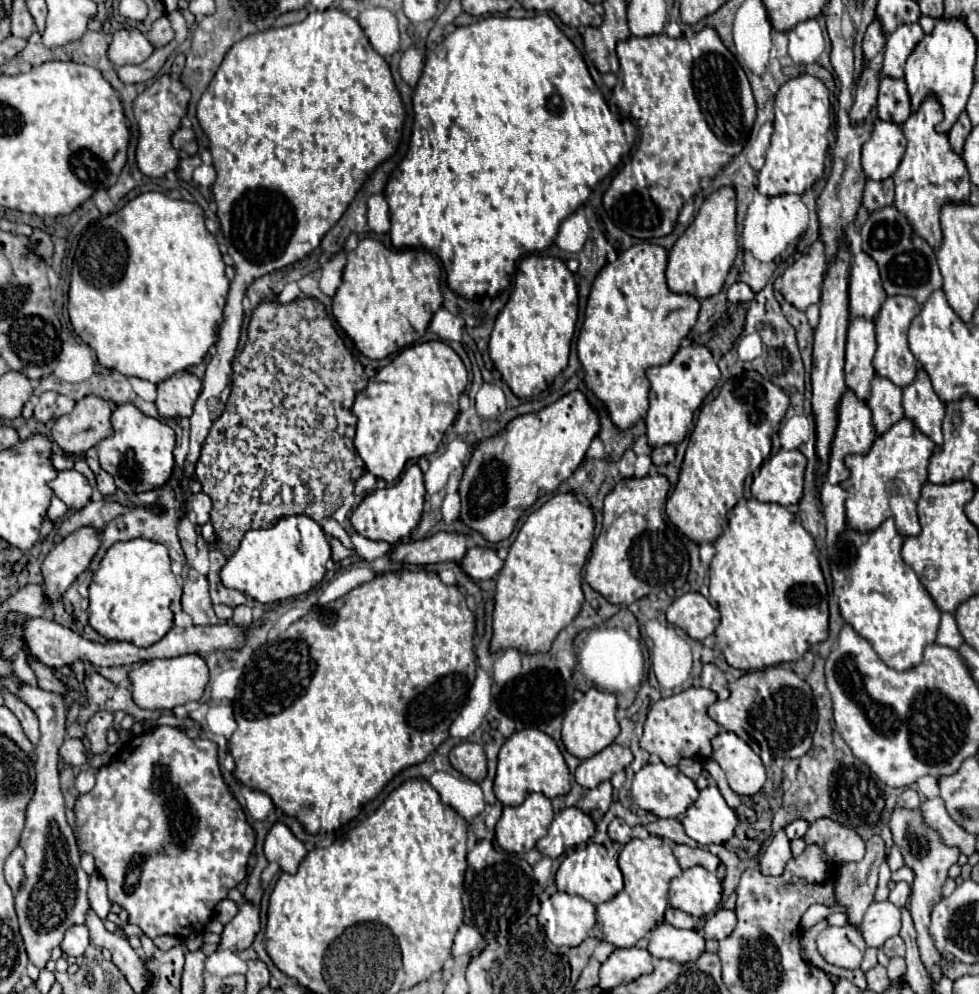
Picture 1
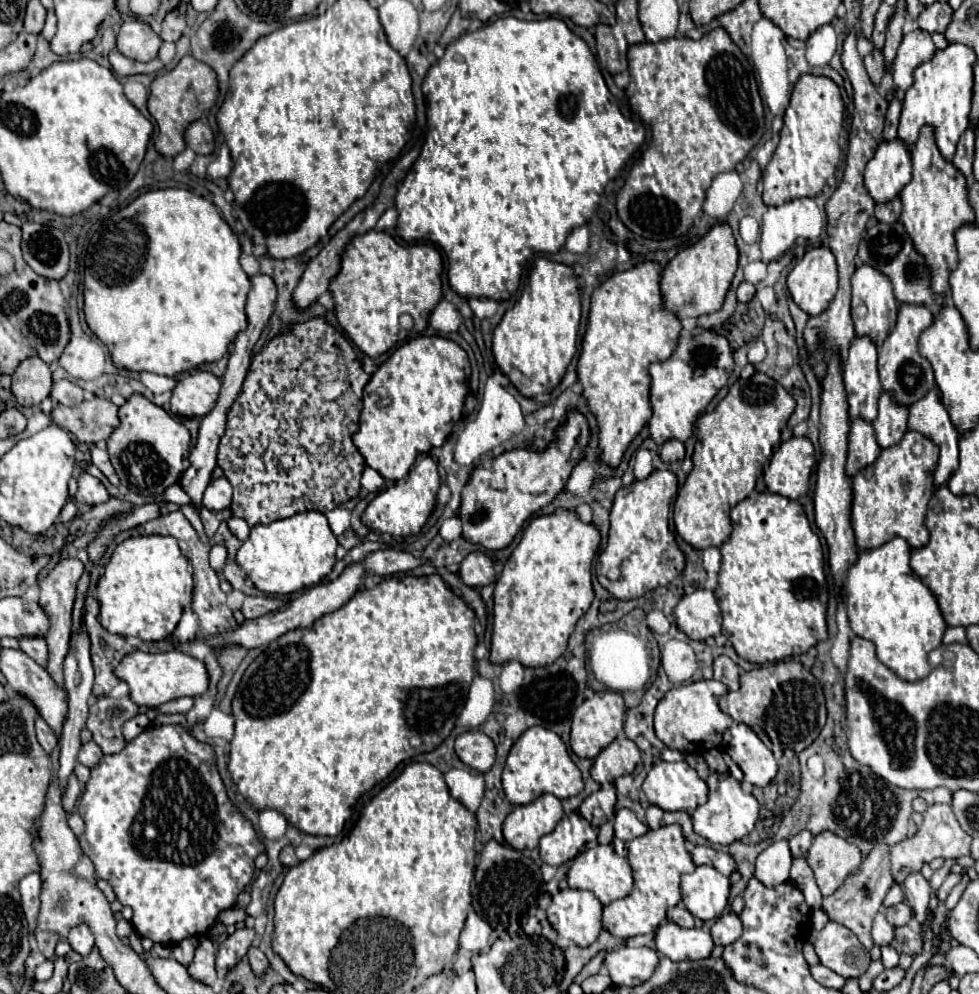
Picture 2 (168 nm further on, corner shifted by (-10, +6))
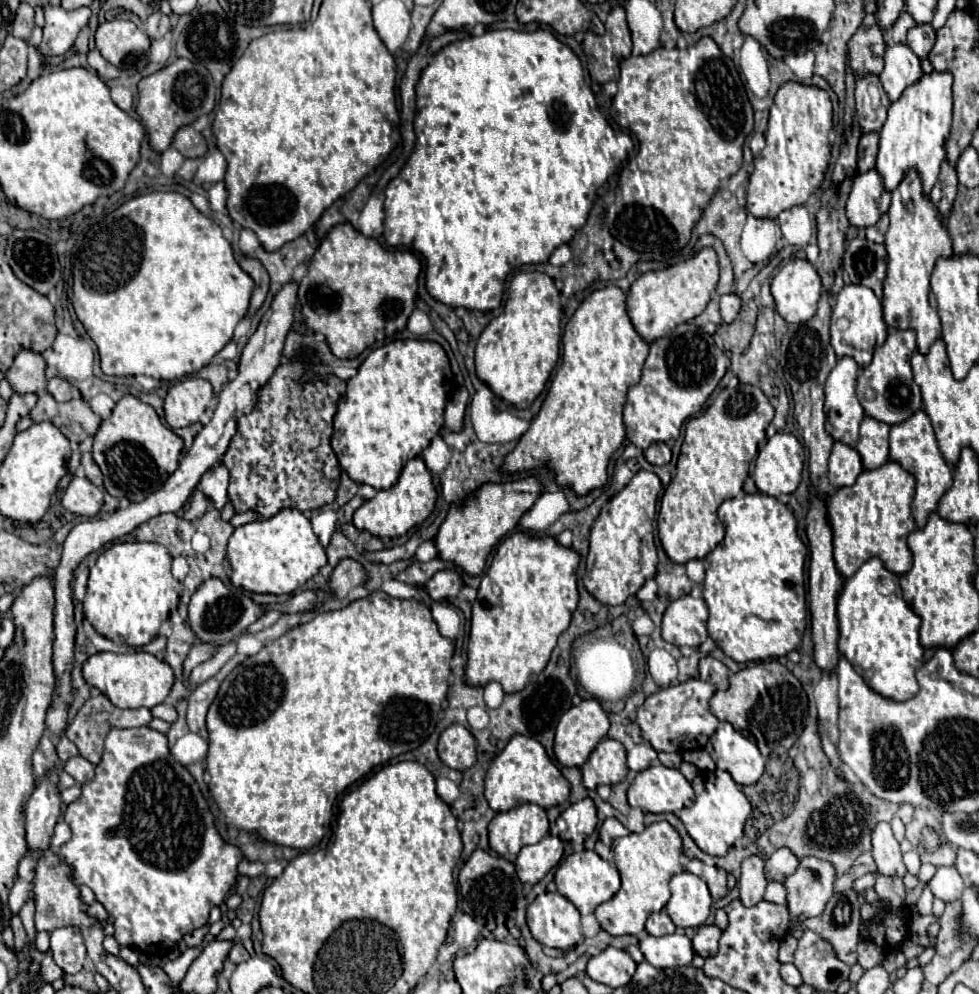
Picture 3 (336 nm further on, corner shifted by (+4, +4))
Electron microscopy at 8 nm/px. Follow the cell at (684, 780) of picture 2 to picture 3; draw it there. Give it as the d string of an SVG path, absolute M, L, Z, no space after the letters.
M657 765L657 767L649 767L649 769L637 773L635 781L627 789L627 799L629 799L631 807L639 807L645 813L675 813L675 811L691 805L695 799L695 793L693 793L691 783L681 775L679 769Z

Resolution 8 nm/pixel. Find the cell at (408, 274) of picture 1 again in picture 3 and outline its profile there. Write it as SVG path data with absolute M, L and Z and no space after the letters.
M341 223L329 231L319 249L315 251L307 277L299 283L299 303L307 317L307 325L313 331L325 335L331 351L339 359L355 359L365 349L381 343L387 337L403 331L409 315L415 309L417 279L421 273L421 261L411 251L389 251L379 245L377 239L361 235L349 223Z

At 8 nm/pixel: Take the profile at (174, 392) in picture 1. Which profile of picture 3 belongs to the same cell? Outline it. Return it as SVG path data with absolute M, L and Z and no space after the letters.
M187 377L175 383L165 397L165 421L169 427L187 427L197 423L213 399L211 383L199 377Z

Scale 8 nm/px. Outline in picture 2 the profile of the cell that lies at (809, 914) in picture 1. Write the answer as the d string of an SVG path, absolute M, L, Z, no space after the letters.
M803 857L793 861L789 881L803 893L809 909L821 909L821 901L823 901L821 891L819 891L817 883L815 883L815 877L811 873L811 867L807 865L807 861Z

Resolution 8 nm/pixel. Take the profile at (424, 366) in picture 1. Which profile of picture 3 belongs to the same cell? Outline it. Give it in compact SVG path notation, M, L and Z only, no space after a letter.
M393 341L379 349L373 349L367 355L367 359L359 367L359 373L347 381L345 399L341 399L337 415L333 417L335 431L331 447L339 457L343 471L353 481L371 485L375 489L389 489L397 481L403 465L409 459L419 457L423 449L431 443L431 439L443 429L443 409L447 401L443 383L447 367L449 359L445 349L433 341Z

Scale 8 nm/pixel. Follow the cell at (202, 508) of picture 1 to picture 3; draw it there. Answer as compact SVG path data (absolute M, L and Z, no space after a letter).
M217 465L201 477L197 487L213 503L213 507L223 509L223 505L227 503L227 483L229 483L229 473L225 471L223 465Z

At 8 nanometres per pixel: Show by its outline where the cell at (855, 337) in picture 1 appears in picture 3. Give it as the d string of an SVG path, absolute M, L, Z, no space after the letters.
M839 357L837 365L829 373L829 383L825 385L825 429L837 441L855 447L859 437L859 425L865 415L855 387L857 387L859 365L853 357Z

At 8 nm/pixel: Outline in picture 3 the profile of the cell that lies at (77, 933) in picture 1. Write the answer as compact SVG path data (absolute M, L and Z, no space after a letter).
M61 927L51 933L51 953L65 973L77 973L85 961L85 945L77 927Z

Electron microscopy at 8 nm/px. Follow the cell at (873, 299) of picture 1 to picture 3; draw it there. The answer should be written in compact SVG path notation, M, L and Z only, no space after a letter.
M849 283L835 295L835 307L830 322L830 343L835 347L837 357L849 355L859 365L869 365L869 359L873 357L873 349L885 341L887 333L889 327L883 319L881 301L875 297L875 293L869 287Z

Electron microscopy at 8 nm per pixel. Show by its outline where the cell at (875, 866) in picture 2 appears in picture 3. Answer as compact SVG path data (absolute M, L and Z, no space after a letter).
M855 889L845 893L835 893L825 911L817 917L797 919L795 927L813 929L823 939L829 939L837 957L847 965L857 961L857 943L861 941L861 901Z

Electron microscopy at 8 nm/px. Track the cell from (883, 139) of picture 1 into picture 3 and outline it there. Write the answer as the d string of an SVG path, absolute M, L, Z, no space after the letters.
M877 169L859 173L853 179L853 189L847 201L847 217L851 225L863 229L875 225L891 205L891 193L883 185L883 177Z

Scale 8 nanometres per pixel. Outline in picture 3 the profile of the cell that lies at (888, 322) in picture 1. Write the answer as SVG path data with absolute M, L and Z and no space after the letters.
M893 329L887 341L875 349L871 363L861 369L857 383L857 397L865 409L865 415L893 425L905 421L909 415L913 415L913 411L923 407L921 389L913 381L913 371L909 363L909 355L915 349L917 349L917 341L913 329L905 329L905 331Z

